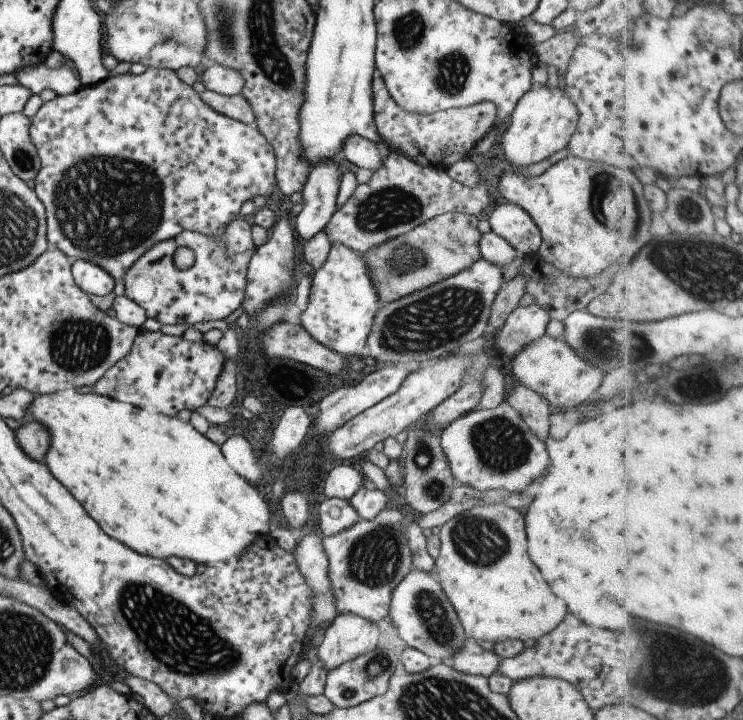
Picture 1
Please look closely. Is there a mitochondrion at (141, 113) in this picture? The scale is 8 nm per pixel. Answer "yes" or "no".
no

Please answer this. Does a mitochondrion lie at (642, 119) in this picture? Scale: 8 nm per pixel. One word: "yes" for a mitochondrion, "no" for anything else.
no

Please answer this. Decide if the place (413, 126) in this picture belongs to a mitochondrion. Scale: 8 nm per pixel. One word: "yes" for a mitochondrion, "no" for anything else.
no

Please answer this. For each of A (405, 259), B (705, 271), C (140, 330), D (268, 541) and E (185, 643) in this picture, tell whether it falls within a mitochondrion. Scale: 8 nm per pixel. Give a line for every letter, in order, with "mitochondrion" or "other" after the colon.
A: mitochondrion
B: mitochondrion
C: other
D: other
E: mitochondrion

